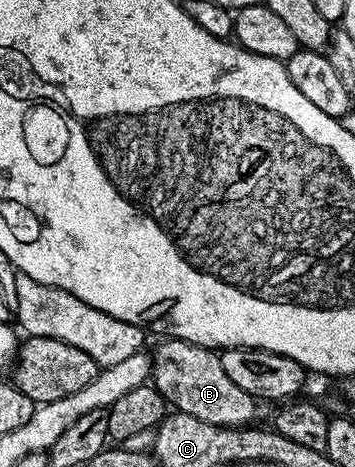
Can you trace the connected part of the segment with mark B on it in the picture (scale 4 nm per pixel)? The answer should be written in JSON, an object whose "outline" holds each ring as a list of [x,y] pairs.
{"outline":[[[163,338],[158,341],[155,352],[151,356],[151,380],[153,387],[163,395],[164,400],[174,411],[193,414],[193,418],[201,418],[201,422],[213,422],[217,426],[242,428],[250,425],[255,416],[257,401],[255,397],[245,394],[241,386],[237,386],[225,374],[221,367],[221,355],[214,348],[202,348],[200,344],[190,344],[184,340]]]}

